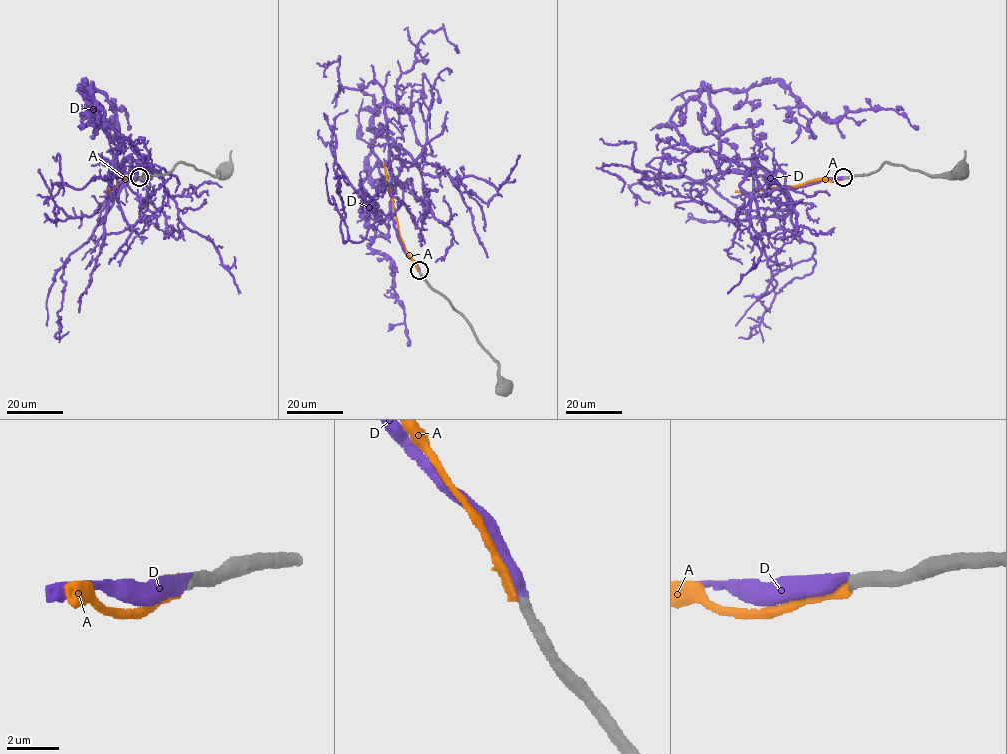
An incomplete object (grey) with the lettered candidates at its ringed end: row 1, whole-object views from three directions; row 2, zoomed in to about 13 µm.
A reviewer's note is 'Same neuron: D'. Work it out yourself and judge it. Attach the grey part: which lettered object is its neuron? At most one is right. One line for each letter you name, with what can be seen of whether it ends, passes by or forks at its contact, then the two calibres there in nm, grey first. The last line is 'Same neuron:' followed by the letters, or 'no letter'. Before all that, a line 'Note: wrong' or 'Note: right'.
Note: right
D: it ends | 440/440 nm
Same neuron: D

